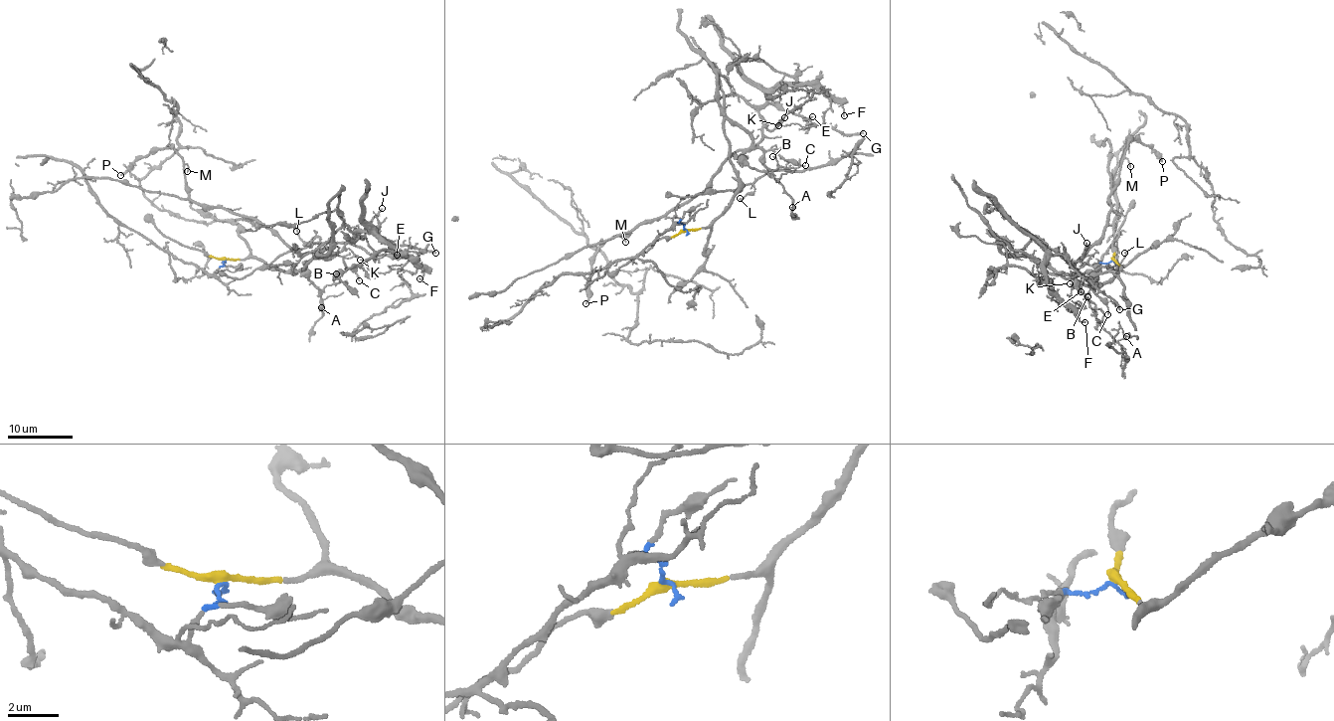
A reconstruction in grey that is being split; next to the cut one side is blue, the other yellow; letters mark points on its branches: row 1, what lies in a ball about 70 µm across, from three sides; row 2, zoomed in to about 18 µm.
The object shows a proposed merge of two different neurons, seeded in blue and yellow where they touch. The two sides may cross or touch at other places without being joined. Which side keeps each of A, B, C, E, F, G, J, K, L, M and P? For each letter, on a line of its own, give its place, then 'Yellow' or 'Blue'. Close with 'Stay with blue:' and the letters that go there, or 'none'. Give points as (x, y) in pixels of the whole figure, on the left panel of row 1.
A: Place: (321, 307). Yellow
B: Place: (336, 273). Yellow
C: Place: (359, 280). Yellow
E: Place: (397, 255). Yellow
F: Place: (419, 278). Yellow
G: Place: (435, 253). Yellow
J: Place: (382, 208). Yellow
K: Place: (360, 260). Yellow
L: Place: (296, 231). Yellow
M: Place: (187, 171). Yellow
P: Place: (120, 175). Yellow
Stay with blue: none

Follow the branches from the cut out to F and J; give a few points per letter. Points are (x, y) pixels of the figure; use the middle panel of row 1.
F: (685, 230), (709, 226), (738, 188), (726, 119), (759, 144), (759, 107), (788, 86), (816, 86), (844, 115)
J: (685, 230), (709, 226), (738, 188), (722, 128), (726, 119), (759, 144), (764, 127), (772, 129), (783, 118)

